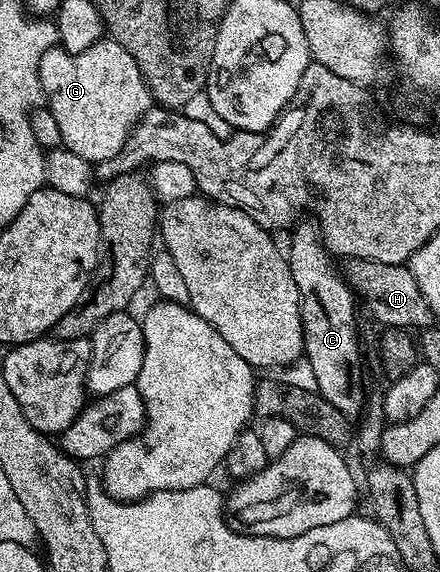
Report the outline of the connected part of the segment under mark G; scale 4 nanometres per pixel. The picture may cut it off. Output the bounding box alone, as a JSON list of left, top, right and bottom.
[39,40,152,164]

